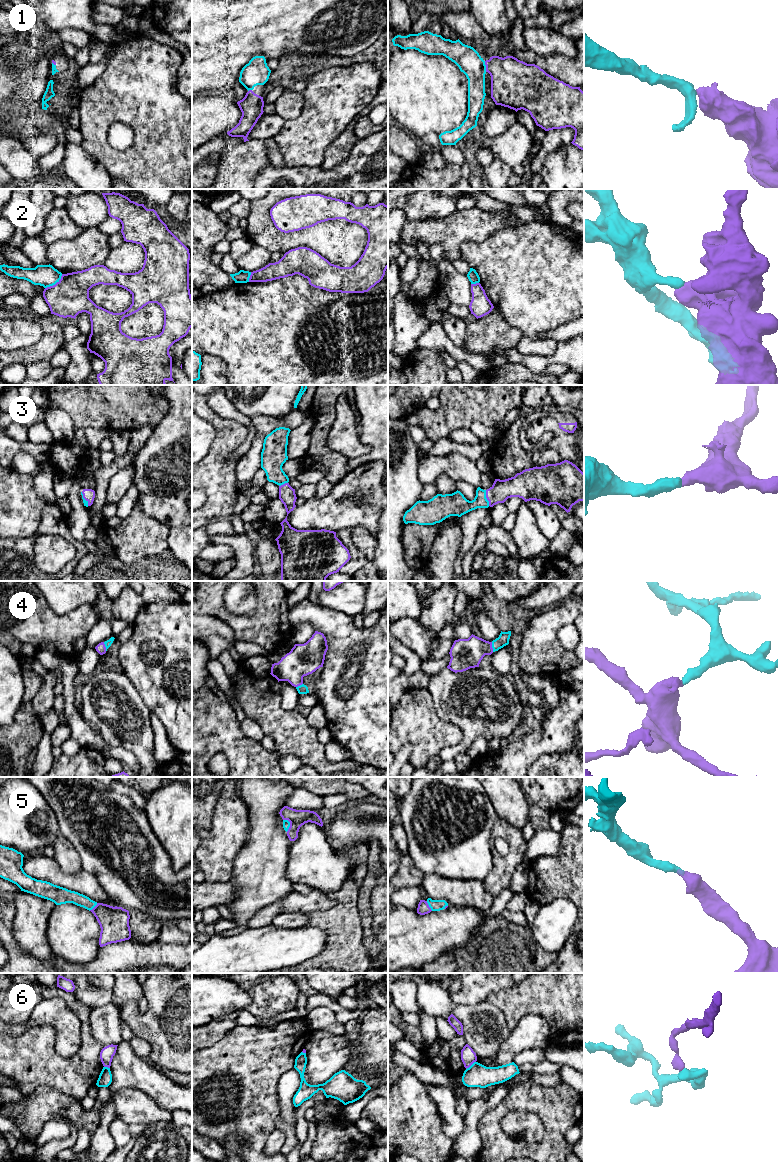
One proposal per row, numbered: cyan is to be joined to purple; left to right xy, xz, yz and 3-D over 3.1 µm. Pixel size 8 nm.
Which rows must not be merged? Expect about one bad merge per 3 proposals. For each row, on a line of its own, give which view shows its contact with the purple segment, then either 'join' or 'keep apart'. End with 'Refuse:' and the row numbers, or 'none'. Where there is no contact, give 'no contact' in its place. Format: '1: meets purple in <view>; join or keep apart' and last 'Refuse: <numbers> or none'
1: meets purple in yz; join
2: meets purple in xy; keep apart
3: meets purple in yz; join
4: meets purple in yz; join
5: meets purple in xz; join
6: meets purple in yz; keep apart
Refuse: 2, 6

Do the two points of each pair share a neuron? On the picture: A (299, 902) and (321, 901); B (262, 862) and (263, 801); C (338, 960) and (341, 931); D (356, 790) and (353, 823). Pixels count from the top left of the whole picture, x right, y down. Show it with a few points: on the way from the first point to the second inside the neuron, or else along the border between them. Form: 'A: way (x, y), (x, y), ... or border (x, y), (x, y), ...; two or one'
A: way (304, 902), (316, 901); one
B: way (263, 847), (263, 816); one
C: way (341, 953), (341, 938); one
D: border (348, 800), (361, 801); two

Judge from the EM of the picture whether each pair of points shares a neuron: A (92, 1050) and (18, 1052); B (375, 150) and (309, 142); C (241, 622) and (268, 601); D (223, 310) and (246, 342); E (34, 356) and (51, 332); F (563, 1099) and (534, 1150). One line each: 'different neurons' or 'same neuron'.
A: same neuron
B: different neurons
C: same neuron
D: same neuron
E: same neuron
F: same neuron

